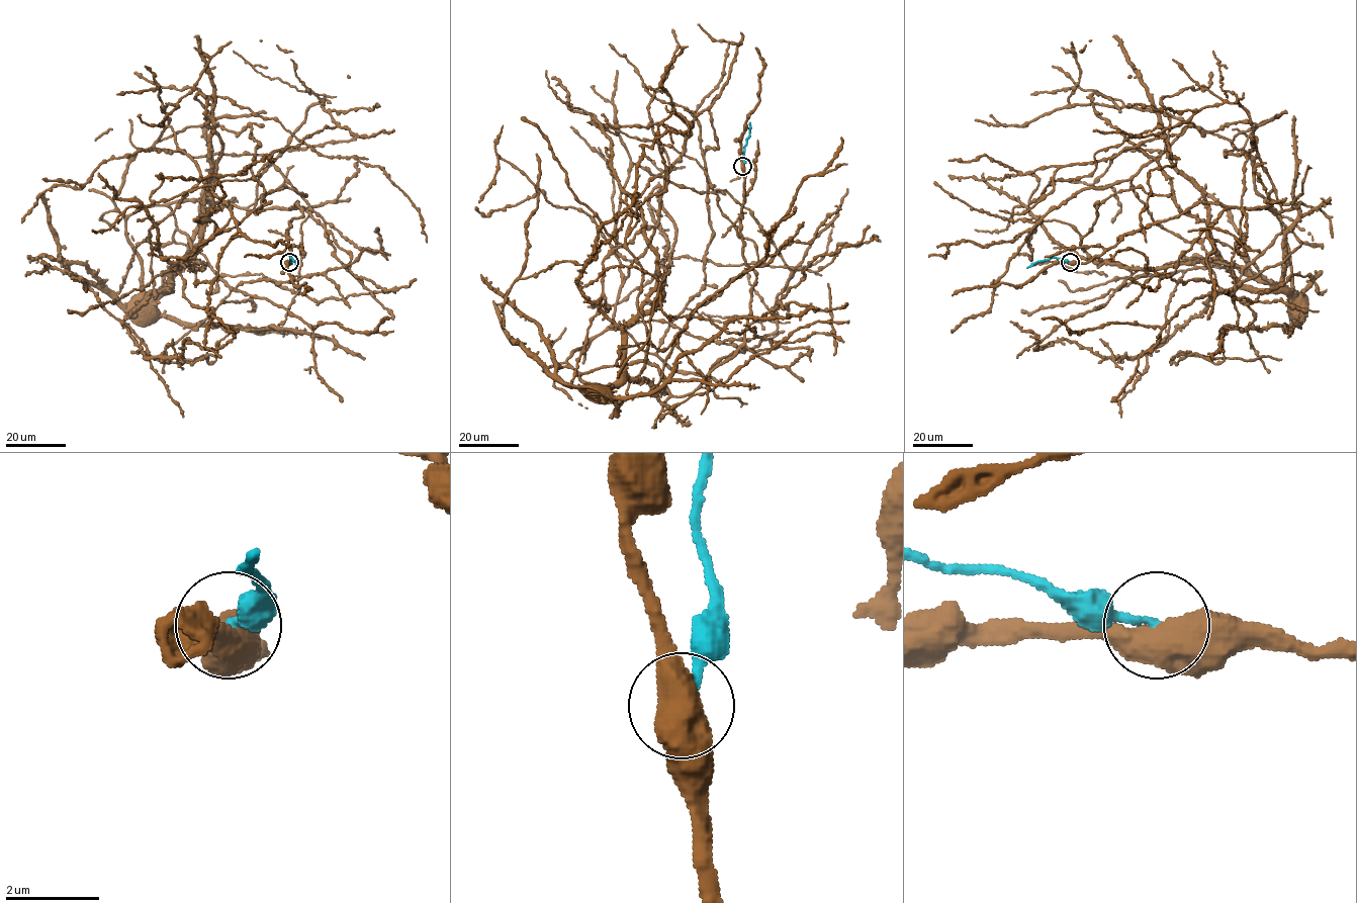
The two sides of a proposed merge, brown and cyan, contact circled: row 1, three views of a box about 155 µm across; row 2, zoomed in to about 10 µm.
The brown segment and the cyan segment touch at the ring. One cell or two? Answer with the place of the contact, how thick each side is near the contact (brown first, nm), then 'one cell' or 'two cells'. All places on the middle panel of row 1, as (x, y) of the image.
place (742, 166); calibres 650 and 170 nm; two cells

